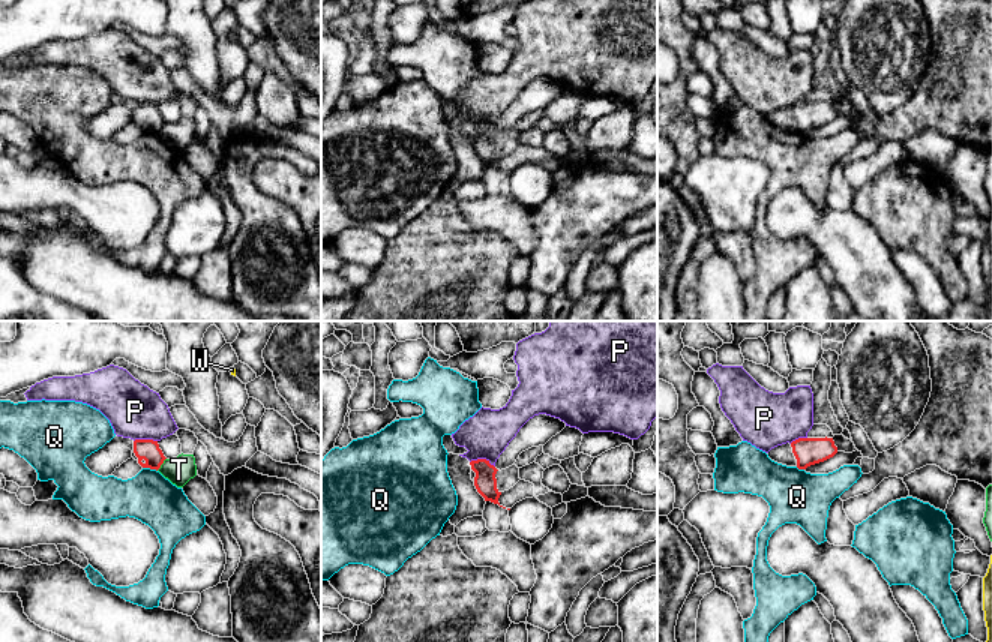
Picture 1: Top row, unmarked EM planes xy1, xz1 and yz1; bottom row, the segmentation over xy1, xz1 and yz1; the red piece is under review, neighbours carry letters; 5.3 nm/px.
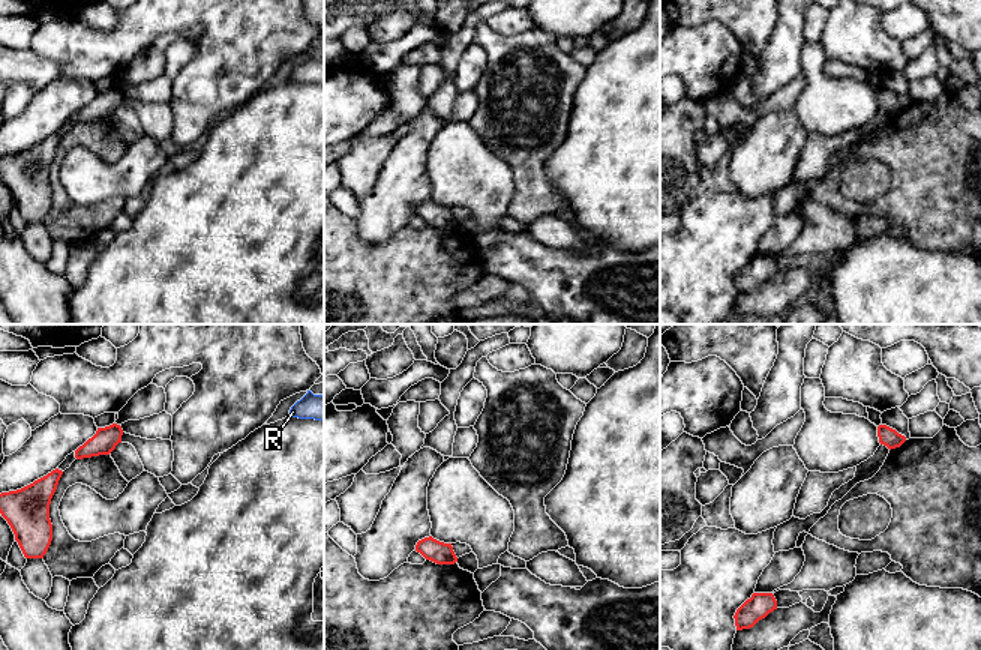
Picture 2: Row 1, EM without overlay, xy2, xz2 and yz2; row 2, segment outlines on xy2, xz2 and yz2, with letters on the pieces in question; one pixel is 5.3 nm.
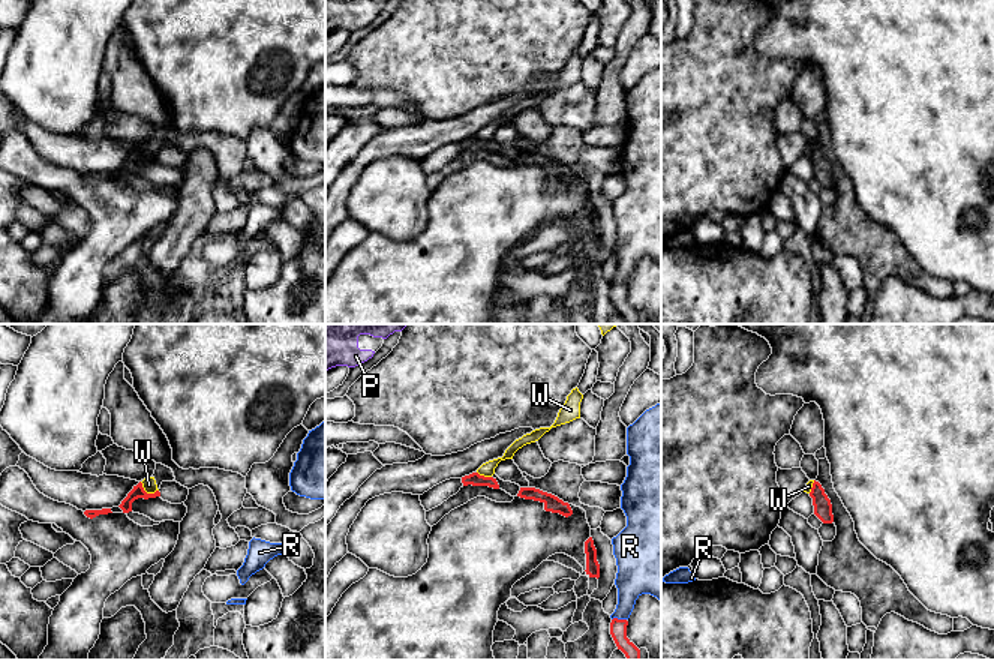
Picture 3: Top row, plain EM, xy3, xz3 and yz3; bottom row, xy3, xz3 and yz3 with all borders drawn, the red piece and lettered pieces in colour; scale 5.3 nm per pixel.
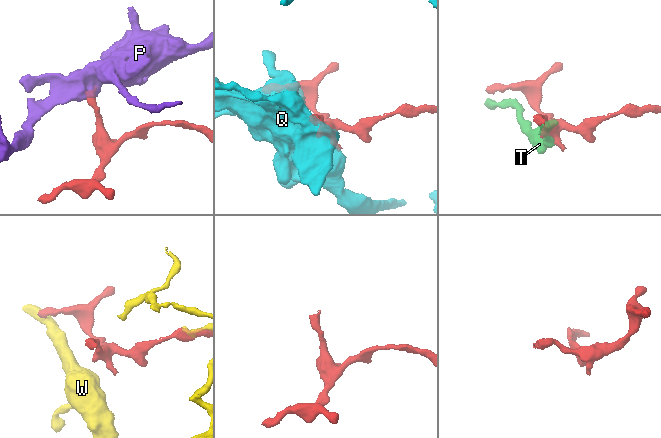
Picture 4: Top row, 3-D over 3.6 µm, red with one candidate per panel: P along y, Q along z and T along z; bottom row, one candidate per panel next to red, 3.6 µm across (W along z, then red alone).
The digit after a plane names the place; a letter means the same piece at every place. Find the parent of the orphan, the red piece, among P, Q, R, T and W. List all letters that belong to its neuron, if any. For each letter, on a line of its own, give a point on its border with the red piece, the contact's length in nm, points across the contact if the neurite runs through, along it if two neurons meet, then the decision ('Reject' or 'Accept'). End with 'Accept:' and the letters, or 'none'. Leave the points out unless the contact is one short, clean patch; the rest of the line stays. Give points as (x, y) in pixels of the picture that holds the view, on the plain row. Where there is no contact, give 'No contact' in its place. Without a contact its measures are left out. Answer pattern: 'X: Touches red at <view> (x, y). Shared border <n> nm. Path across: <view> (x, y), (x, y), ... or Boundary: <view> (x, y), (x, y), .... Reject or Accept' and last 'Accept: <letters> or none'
P: Touches red at xz1 (482, 123). Shared border 140 nm. Boundary: xz1 (470, 125), (486, 123), (494, 131). Reject
Q: Touches red at xy1 (150, 132). Shared border 80 nm. Reject
R: Touches red at xz3 (616, 282). Shared border 80 nm. Boundary: xz3 (625, 282), (612, 284). Reject
T: Touches red at xy1 (162, 126). Shared border 90 nm. Reject
W: Touches red at xy3 (146, 156). Shared border 120 nm. Reject
Accept: none

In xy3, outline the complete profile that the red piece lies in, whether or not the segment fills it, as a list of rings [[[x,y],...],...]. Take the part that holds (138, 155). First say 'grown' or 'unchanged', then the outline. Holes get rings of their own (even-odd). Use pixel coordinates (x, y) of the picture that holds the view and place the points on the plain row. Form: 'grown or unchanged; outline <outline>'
unchanged; outline [[[139,146],[136,150],[133,150],[133,153],[127,158],[127,160],[121,165],[121,168],[118,170],[123,177],[129,177],[132,176],[132,166],[138,162],[156,162],[160,160],[160,156],[156,154],[154,158],[147,158],[142,152],[142,147]]]

